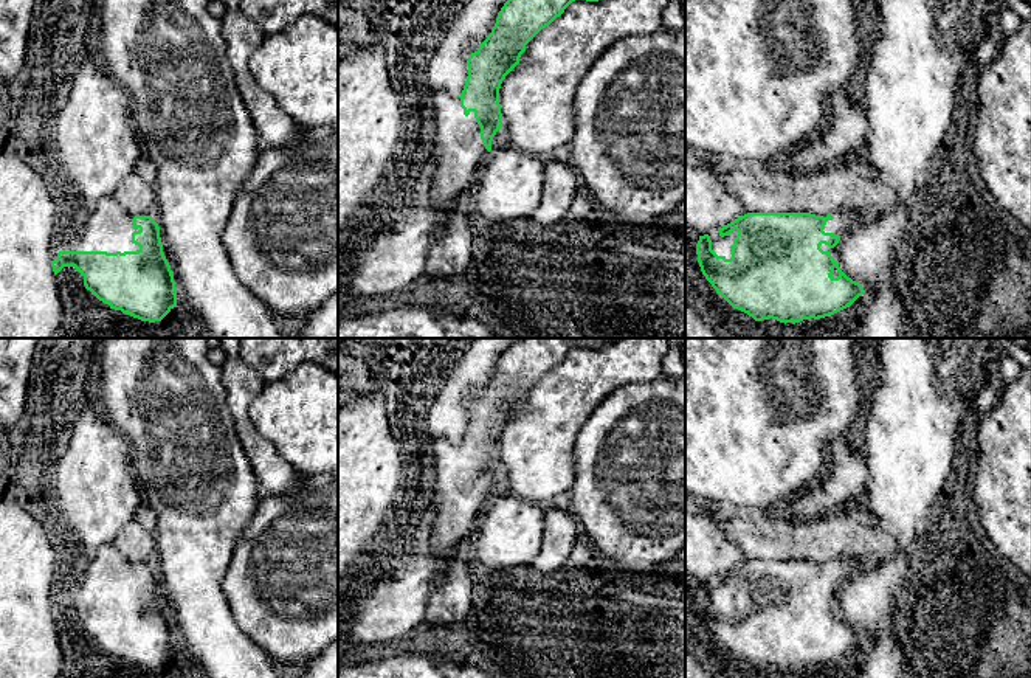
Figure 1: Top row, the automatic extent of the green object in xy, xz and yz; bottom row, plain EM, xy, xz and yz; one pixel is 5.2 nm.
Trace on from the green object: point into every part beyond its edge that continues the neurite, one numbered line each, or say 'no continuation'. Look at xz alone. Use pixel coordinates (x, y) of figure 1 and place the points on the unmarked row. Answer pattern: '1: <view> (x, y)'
1: xz (459, 500)

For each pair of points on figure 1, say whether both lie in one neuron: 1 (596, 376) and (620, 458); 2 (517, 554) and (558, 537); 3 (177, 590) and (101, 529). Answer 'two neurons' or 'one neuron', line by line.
1: two neurons
2: two neurons
3: two neurons

